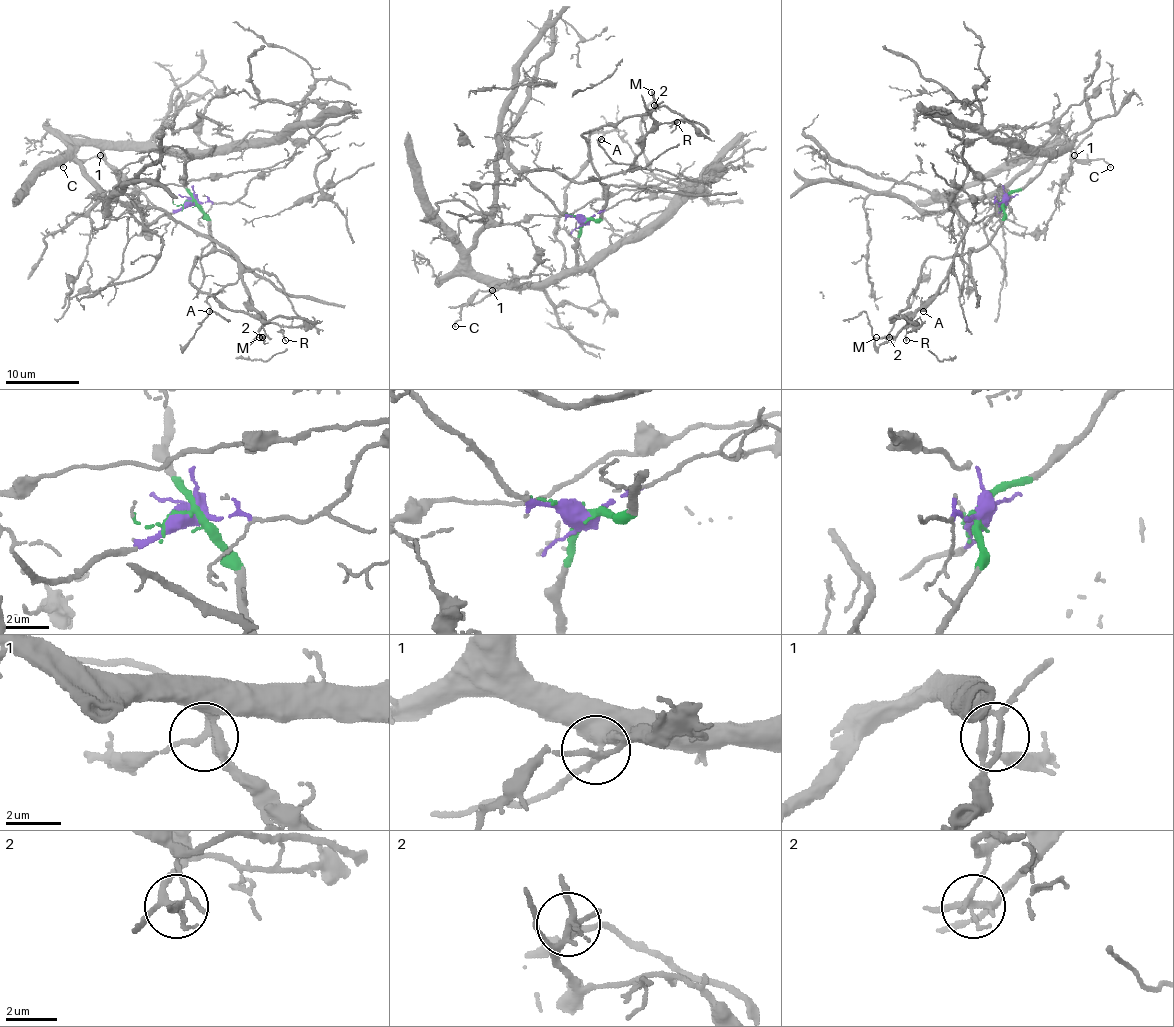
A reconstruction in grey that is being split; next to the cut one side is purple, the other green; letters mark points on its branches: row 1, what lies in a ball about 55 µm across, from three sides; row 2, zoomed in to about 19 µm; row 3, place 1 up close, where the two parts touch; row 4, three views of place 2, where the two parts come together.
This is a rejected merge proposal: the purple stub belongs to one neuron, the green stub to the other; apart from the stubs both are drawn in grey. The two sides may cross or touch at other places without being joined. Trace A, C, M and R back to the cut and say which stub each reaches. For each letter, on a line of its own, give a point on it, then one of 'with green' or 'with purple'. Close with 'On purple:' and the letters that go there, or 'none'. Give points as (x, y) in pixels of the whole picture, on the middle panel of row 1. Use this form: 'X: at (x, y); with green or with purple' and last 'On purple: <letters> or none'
A: at (601, 139); with purple
C: at (455, 326); with green
M: at (651, 92); with purple
R: at (677, 122); with purple
On purple: A, M, R

